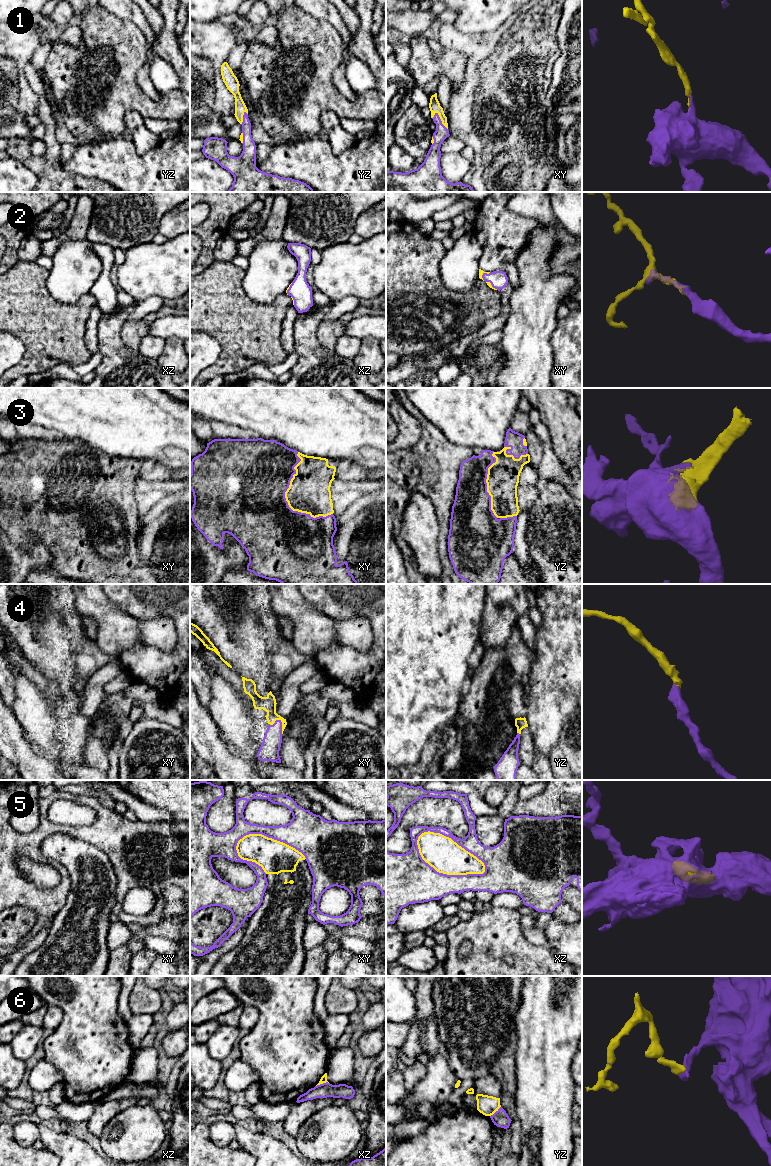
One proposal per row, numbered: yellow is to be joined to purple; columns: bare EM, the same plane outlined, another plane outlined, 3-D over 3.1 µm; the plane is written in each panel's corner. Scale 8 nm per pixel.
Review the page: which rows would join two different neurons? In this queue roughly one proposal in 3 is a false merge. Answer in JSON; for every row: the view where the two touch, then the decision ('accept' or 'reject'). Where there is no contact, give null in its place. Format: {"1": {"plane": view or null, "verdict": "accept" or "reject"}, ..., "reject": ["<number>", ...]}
{"1": {"plane": "xy", "verdict": "accept"}, "2": {"plane": "xy", "verdict": "accept"}, "3": {"plane": "xy", "verdict": "accept"}, "4": {"plane": "xy", "verdict": "accept"}, "5": {"plane": "xz", "verdict": "reject"}, "6": {"plane": "xz", "verdict": "reject"}, "reject": ["5", "6"]}

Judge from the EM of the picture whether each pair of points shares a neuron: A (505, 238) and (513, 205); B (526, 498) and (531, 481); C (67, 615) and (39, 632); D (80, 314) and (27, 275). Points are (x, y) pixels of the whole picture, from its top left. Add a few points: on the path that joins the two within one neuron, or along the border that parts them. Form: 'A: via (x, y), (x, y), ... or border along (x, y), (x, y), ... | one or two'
A: border along (506, 203), (509, 210), (534, 220) | two
B: via (526, 494), (529, 485) | one
C: border along (60, 607), (60, 615), (67, 628), (69, 640) | two
D: via (65, 314), (58, 314), (34, 290) | one

